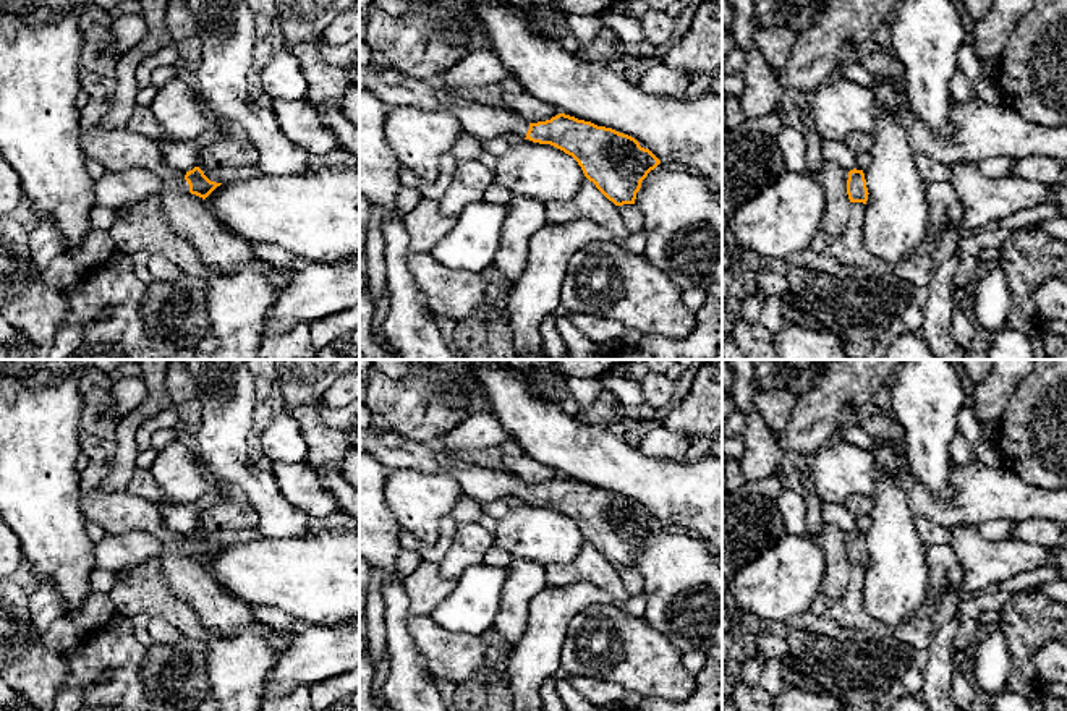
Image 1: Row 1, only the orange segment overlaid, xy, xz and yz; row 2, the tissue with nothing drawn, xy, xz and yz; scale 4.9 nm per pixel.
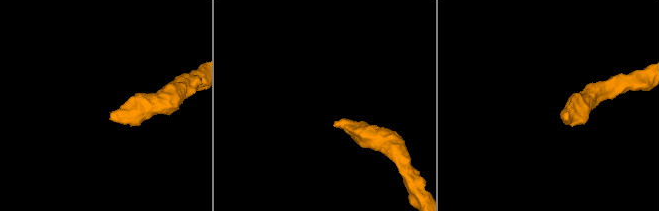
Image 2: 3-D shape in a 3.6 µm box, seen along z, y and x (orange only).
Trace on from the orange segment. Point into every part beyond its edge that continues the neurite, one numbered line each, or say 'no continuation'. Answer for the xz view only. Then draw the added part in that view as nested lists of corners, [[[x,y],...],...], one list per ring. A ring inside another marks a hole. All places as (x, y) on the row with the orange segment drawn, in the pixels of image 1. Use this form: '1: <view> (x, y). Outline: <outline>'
1: xz (483, 122). Outline: [[[359,40],[359,87],[372,91],[389,107],[410,105],[421,110],[447,110],[461,123],[461,131],[489,141],[507,133],[526,138],[529,121],[508,109],[484,105],[426,79],[414,79],[393,68],[382,68],[371,58],[371,49]]]

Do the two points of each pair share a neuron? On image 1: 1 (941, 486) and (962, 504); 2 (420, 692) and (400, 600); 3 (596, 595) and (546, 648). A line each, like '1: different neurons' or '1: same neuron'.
1: different neurons
2: same neuron
3: same neuron

